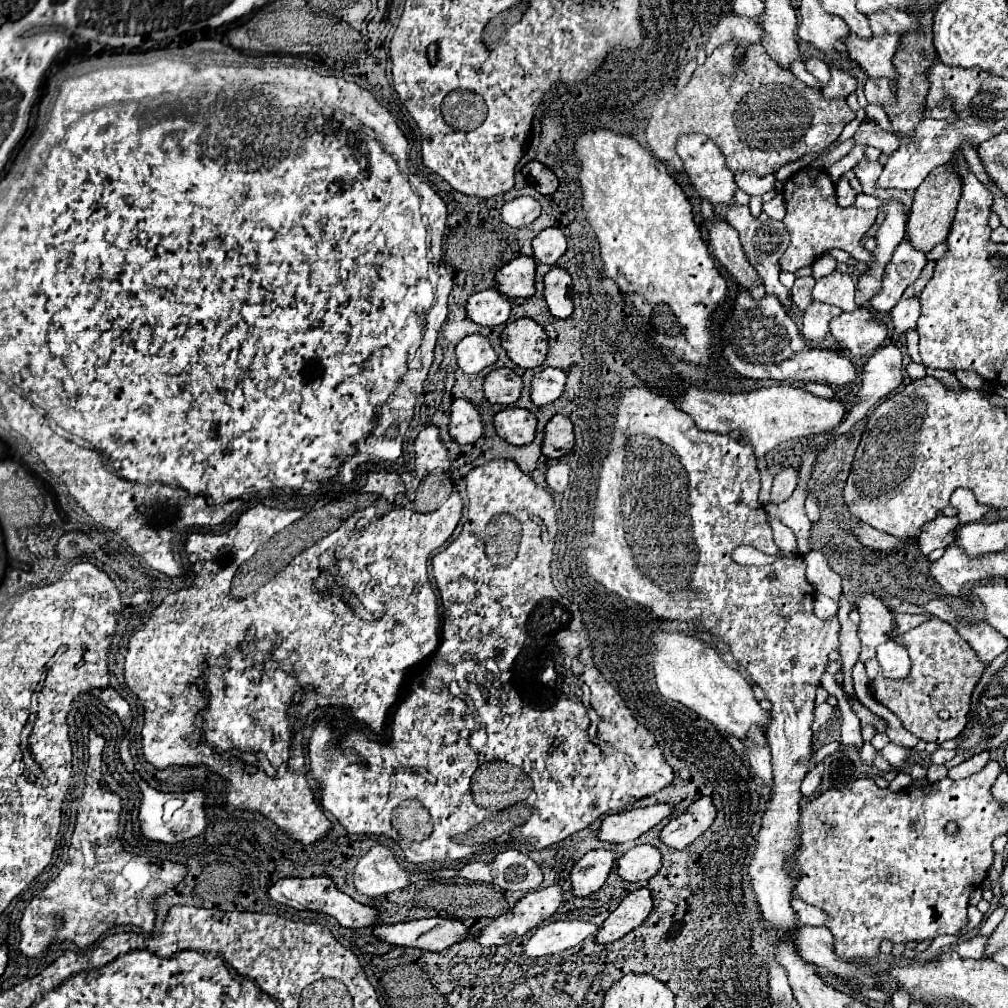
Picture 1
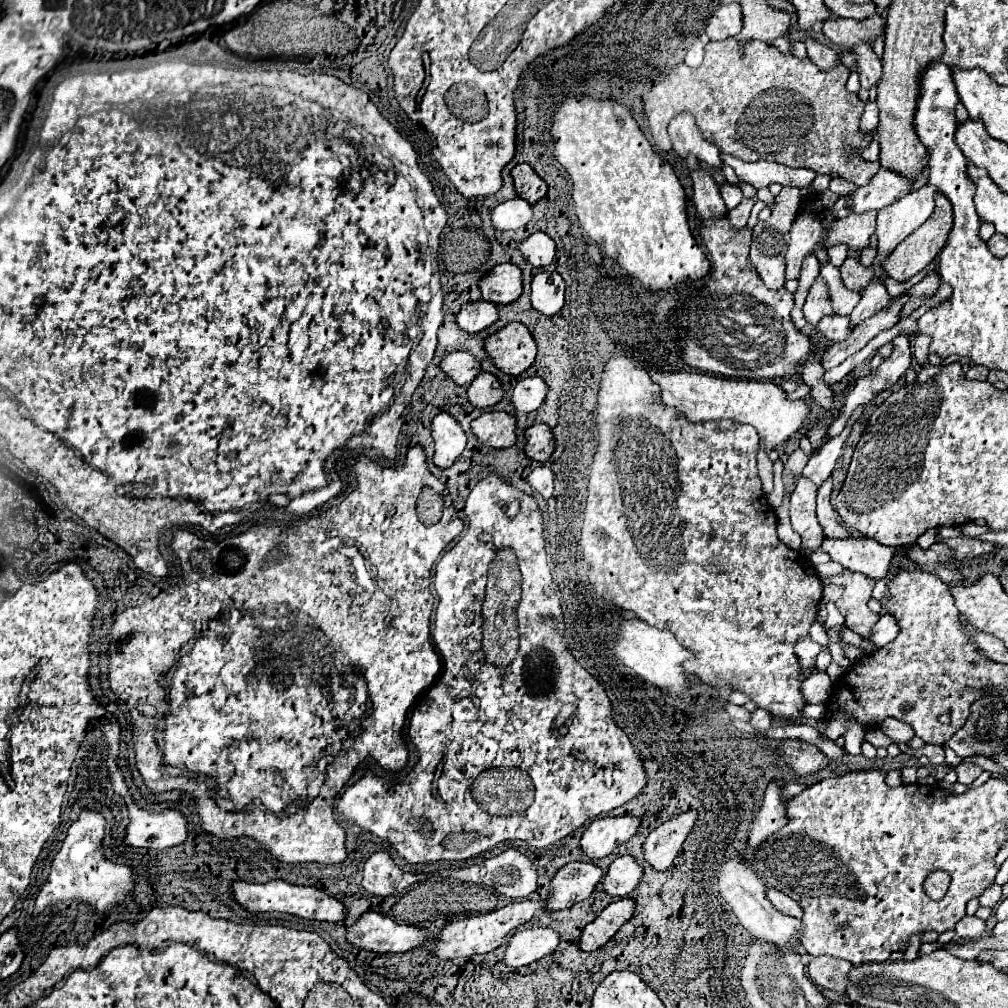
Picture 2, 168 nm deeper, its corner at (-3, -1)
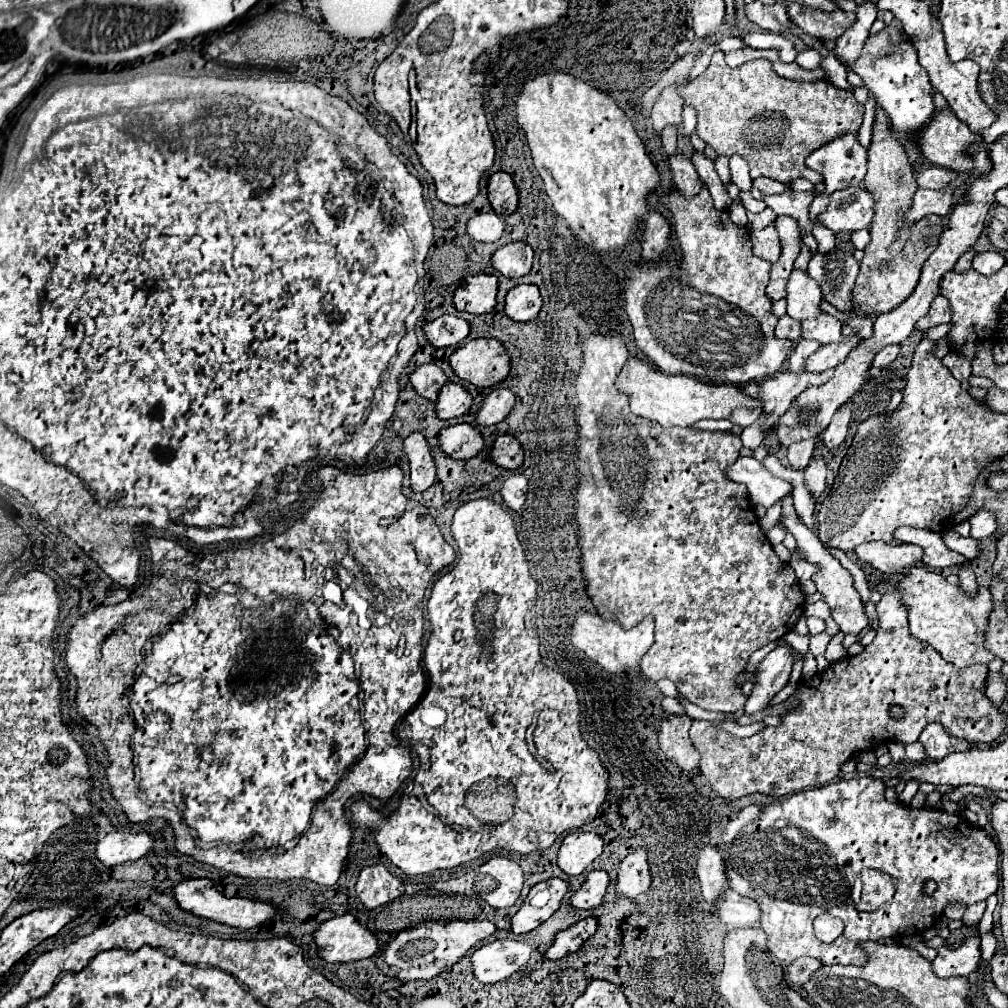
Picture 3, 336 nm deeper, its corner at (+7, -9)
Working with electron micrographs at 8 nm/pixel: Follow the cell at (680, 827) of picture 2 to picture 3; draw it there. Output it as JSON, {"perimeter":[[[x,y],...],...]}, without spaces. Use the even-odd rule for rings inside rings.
{"perimeter":[[[638,848],[636,852],[628,854],[618,868],[616,876],[616,896],[620,898],[636,898],[642,892],[648,892],[650,888],[650,872],[648,872],[648,852],[644,848]]]}

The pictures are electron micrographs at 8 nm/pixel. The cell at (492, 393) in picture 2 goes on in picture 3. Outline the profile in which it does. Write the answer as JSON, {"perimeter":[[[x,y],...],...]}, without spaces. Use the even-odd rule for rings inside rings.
{"perimeter":[[[446,384],[440,388],[438,392],[438,400],[436,400],[436,416],[442,420],[450,420],[450,418],[458,418],[464,412],[468,412],[472,404],[472,396],[464,390],[464,386],[460,384]]]}

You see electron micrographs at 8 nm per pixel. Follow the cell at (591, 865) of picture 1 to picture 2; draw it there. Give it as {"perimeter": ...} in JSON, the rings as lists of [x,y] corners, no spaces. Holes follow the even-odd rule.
{"perimeter":[[[570,862],[560,868],[552,880],[554,894],[550,896],[548,910],[564,910],[576,902],[586,900],[596,884],[602,880],[602,868],[594,862]]]}

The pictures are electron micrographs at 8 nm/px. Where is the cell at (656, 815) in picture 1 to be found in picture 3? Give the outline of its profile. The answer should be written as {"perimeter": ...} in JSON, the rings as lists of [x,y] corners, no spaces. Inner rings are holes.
{"perimeter":[[[594,832],[568,834],[562,840],[556,864],[568,876],[578,876],[602,854],[602,848],[604,848],[602,836]]]}

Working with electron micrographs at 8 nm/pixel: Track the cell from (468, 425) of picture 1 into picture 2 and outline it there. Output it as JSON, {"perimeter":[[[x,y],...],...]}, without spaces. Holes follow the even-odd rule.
{"perimeter":[[[440,412],[432,420],[432,436],[434,436],[434,442],[436,442],[434,464],[440,466],[440,468],[452,466],[454,460],[464,452],[466,442],[468,442],[464,428],[448,412]]]}

